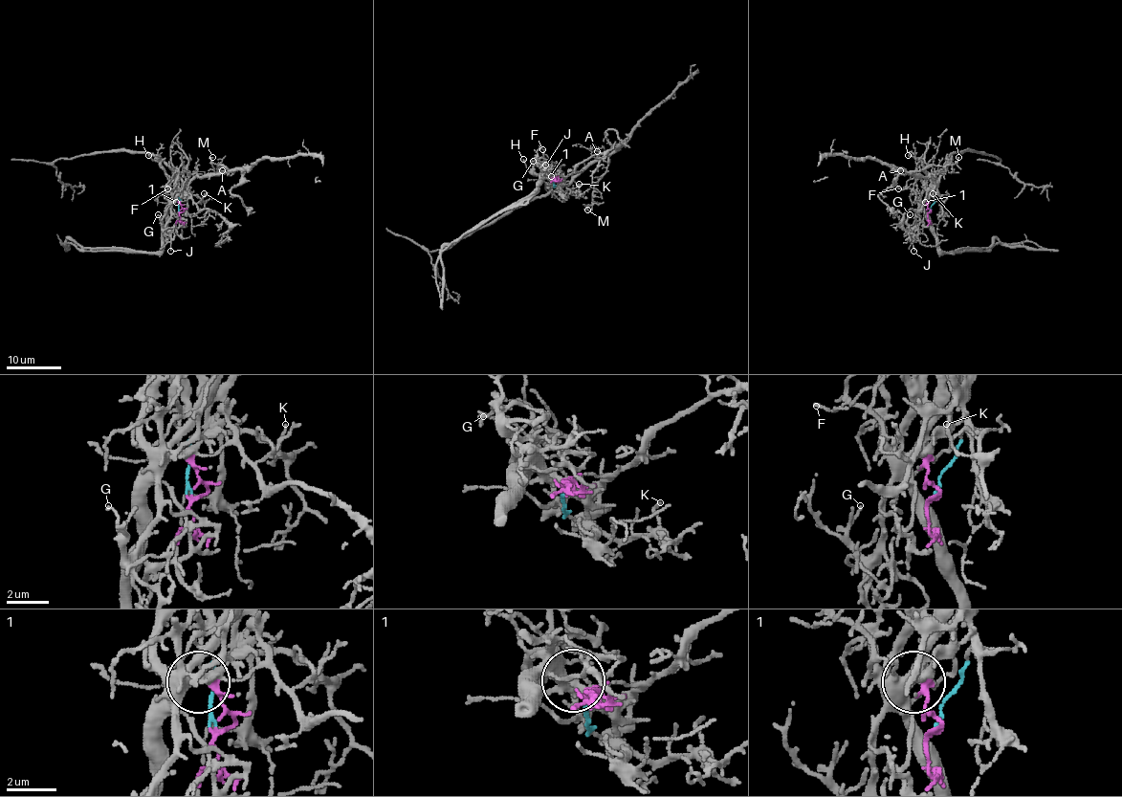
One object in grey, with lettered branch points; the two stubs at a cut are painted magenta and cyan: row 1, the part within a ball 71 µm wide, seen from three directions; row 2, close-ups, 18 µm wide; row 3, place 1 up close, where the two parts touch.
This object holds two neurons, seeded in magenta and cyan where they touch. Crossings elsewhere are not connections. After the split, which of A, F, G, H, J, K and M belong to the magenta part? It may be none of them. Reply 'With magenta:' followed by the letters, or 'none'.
With magenta: F, G, H, J

